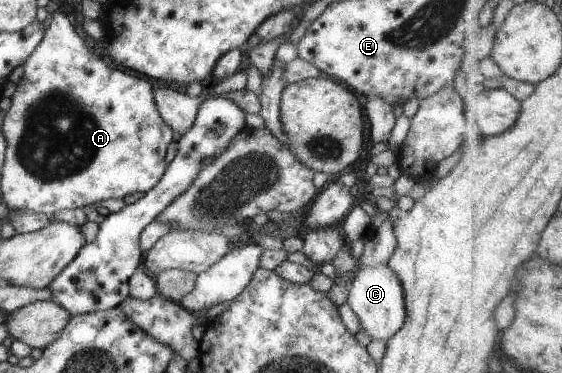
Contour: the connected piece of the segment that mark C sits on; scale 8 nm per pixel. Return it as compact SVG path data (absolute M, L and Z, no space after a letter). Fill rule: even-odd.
M385 264L360 265L348 288L347 305L355 313L360 329L373 339L387 341L401 327L405 317L404 293L397 274Z

